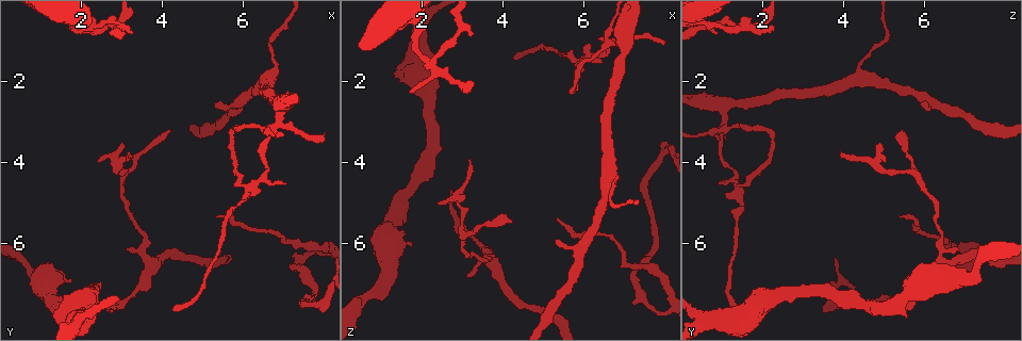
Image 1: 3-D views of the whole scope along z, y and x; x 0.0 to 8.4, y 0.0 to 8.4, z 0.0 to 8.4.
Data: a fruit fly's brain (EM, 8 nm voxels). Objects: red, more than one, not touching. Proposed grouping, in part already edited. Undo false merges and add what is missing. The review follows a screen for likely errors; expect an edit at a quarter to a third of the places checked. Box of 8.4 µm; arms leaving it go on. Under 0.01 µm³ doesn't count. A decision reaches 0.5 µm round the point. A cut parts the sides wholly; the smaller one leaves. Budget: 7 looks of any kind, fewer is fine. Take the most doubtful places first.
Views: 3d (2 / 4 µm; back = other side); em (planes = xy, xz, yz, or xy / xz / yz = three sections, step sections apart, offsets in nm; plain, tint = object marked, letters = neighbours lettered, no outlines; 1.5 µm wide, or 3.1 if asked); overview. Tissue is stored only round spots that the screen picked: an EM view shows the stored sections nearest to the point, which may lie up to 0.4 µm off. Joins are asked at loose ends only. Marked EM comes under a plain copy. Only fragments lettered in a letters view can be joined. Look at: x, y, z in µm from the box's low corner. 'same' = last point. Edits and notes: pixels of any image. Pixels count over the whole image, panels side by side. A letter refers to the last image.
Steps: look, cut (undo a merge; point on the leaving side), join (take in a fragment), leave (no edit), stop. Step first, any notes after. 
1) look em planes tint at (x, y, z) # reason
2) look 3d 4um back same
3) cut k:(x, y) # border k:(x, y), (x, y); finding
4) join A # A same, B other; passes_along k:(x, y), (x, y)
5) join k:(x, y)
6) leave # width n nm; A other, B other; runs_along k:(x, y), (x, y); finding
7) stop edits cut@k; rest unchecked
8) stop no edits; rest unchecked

look em planes tint at (3.25, 3.85, 3.85)

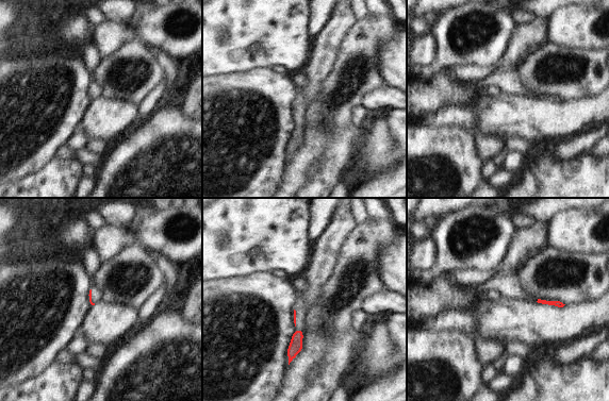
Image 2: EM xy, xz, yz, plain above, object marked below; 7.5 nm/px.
look em planes letters same

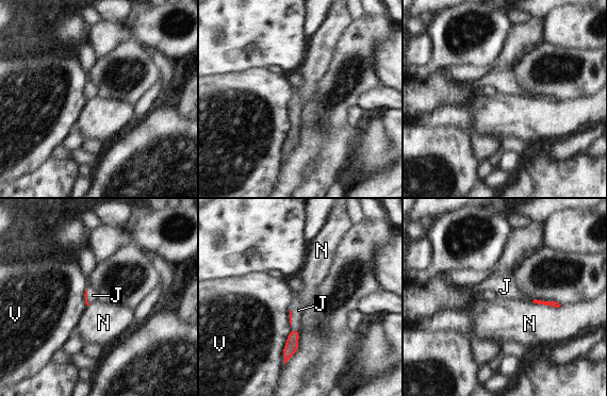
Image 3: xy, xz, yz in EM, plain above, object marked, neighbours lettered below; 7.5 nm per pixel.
join J # J same, N other, V other; it goes on there

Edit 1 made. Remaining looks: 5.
look overview

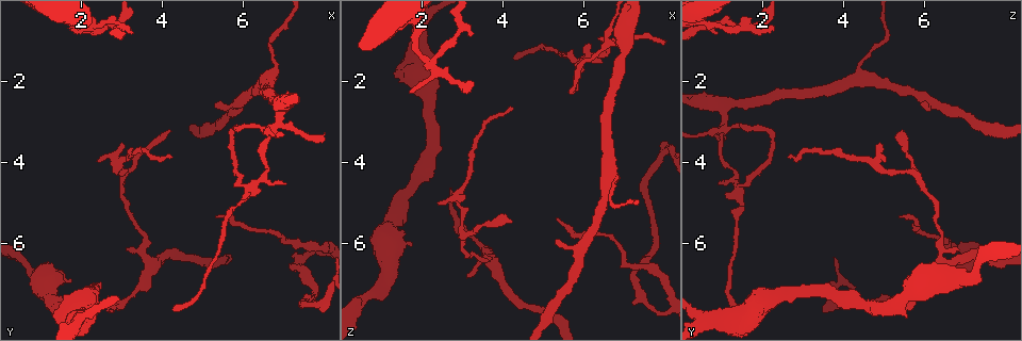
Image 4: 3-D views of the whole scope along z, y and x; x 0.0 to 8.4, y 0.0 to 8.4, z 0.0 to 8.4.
look 3d 2um at (1.95, 7.85, 0.65) # three-way junction

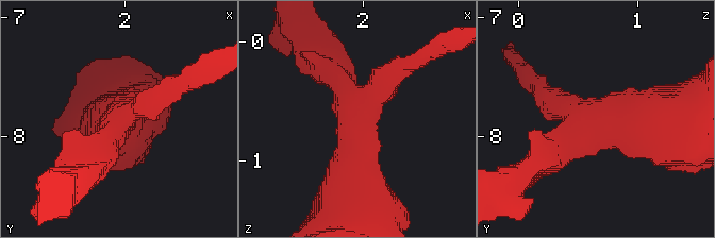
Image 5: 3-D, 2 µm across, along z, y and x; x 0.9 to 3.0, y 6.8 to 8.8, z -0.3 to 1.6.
look em planes letters at (1.96, 7.86, 0.66) # shape alone is not enough

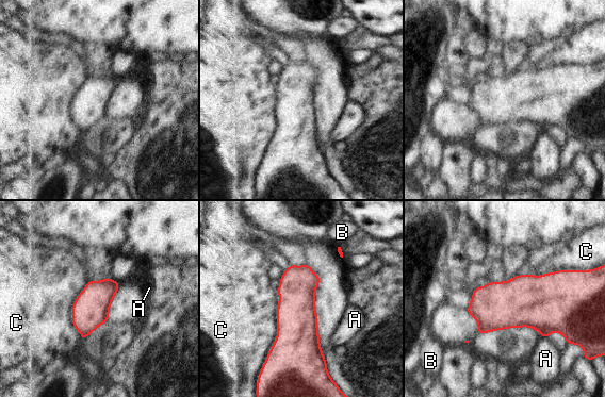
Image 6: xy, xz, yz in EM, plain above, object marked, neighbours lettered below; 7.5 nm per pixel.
leave # A other, B other, C other; border 6:(278, 287), (277, 337), (262, 365); all the same cell

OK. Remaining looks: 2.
stop edits join@3; rest unchecked

